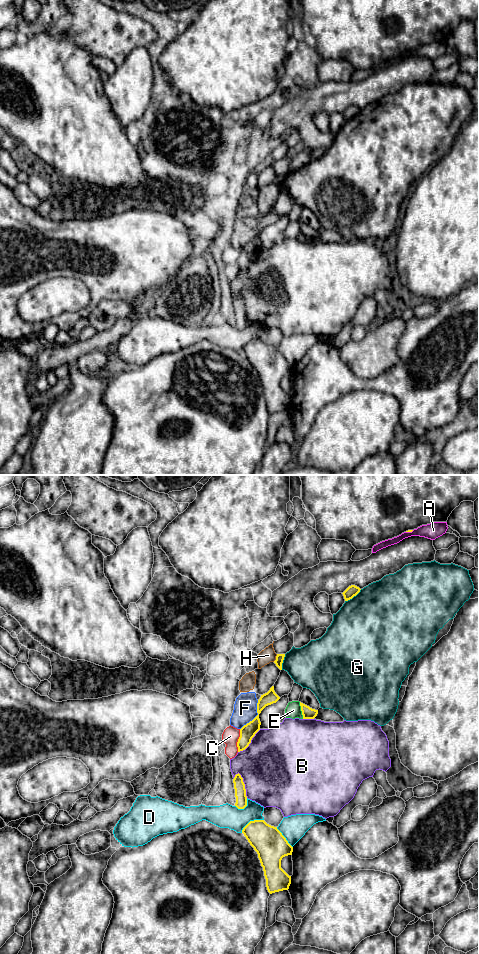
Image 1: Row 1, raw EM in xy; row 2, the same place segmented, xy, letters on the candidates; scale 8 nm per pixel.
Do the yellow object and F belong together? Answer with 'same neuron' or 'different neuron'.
different neuron

